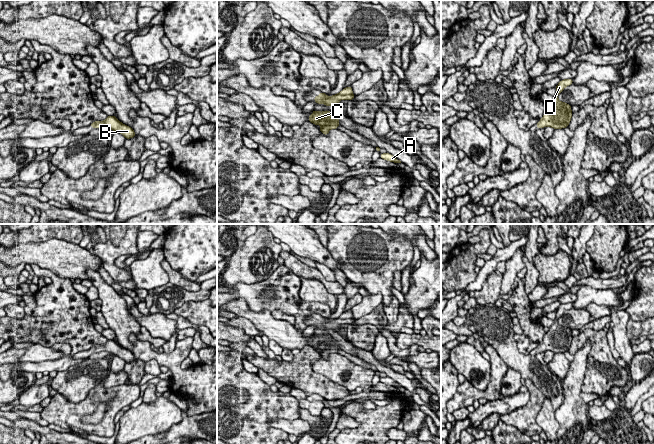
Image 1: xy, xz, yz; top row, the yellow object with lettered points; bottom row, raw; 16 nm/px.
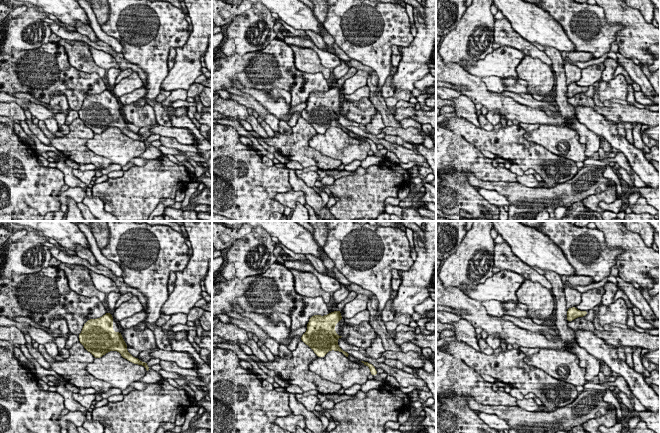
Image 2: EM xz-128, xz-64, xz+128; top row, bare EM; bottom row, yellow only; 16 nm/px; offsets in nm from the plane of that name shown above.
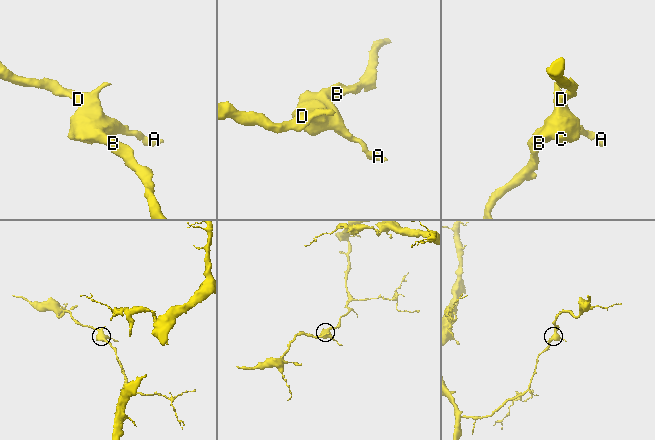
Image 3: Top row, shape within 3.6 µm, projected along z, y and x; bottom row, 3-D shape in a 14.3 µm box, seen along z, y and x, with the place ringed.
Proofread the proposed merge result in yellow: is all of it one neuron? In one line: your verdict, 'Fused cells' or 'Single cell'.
Single cell

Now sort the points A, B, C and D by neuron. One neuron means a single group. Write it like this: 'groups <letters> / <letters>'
groups A B C D

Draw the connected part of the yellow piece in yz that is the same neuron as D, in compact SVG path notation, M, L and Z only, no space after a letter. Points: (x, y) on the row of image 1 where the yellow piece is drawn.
M564 79L558 83L555 87L556 95L554 96L553 101L545 109L543 117L536 124L537 128L552 127L553 129L564 129L568 127L573 115L571 105L560 101L558 95L565 87L571 84L573 84L573 79Z

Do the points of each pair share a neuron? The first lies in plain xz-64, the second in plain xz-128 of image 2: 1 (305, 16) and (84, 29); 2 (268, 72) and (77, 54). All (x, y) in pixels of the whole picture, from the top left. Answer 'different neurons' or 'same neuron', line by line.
1: different neurons
2: different neurons

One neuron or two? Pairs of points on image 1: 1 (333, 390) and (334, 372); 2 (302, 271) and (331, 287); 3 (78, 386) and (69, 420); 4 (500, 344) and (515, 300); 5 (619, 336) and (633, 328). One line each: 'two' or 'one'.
1: two
2: one
3: two
4: two
5: two

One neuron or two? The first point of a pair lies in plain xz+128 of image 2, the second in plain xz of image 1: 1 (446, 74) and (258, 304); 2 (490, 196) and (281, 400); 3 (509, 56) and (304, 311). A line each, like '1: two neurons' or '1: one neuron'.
1: two neurons
2: two neurons
3: one neuron

